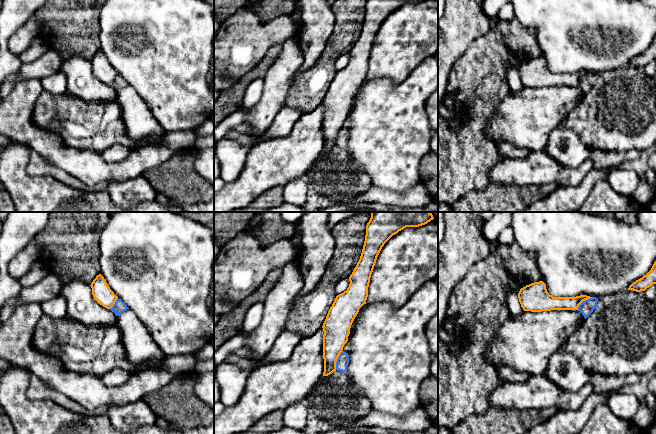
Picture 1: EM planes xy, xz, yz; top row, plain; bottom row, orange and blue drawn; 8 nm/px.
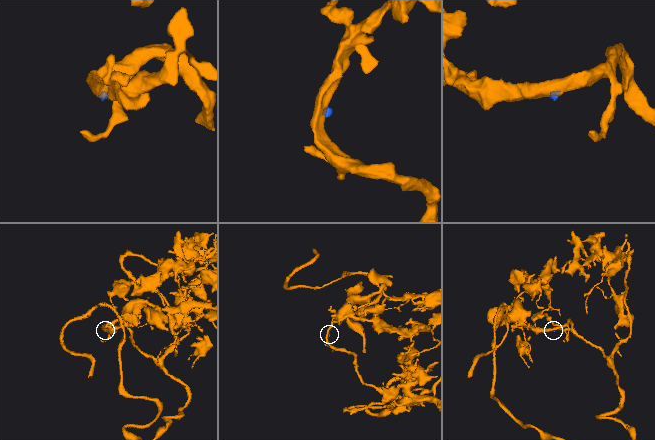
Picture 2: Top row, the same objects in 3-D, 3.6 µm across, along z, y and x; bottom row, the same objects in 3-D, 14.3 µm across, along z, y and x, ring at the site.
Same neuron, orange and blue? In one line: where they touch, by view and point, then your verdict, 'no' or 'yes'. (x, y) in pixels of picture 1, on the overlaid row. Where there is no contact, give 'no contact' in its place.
xz (336, 360) | no

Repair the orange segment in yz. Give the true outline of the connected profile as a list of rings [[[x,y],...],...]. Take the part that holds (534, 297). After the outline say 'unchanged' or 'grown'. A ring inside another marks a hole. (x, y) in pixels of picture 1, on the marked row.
[[[543,281],[534,282],[521,288],[519,302],[524,311],[542,312],[551,310],[578,310],[579,305],[590,298],[587,295],[576,297],[553,297],[547,292]]] | unchanged

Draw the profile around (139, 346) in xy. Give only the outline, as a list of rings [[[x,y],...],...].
[[[120,299],[116,300],[110,310],[117,316],[116,324],[121,332],[128,362],[131,364],[149,362],[151,368],[162,369],[165,354],[153,341],[137,315]]]

